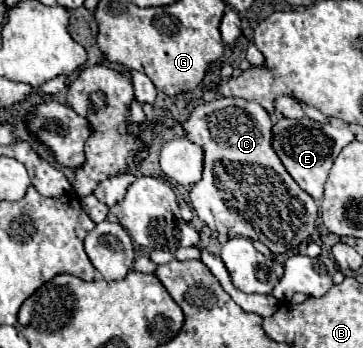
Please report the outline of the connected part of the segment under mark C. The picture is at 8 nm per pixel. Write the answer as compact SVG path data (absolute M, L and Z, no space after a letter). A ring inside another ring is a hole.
M218 98L212 102L198 104L184 122L176 122L166 108L144 104L146 120L142 124L132 124L132 134L142 134L146 128L154 126L182 126L184 136L204 148L204 174L202 180L190 190L190 206L198 214L198 218L214 232L218 232L224 238L232 236L246 236L250 240L260 240L266 244L276 256L288 250L296 250L316 228L316 216L318 208L314 198L306 194L292 178L286 174L286 168L282 166L278 154L274 154L272 142L272 120L270 114L256 102L242 100L242 98Z

